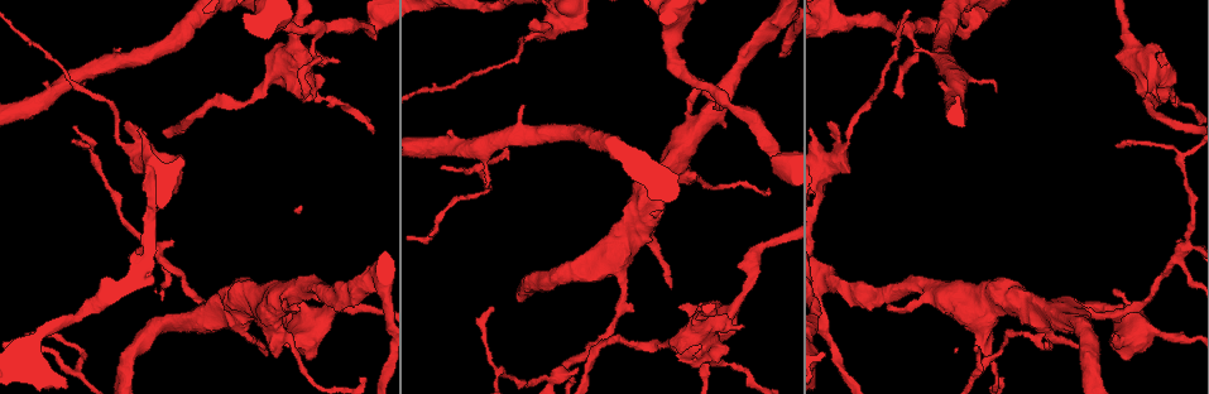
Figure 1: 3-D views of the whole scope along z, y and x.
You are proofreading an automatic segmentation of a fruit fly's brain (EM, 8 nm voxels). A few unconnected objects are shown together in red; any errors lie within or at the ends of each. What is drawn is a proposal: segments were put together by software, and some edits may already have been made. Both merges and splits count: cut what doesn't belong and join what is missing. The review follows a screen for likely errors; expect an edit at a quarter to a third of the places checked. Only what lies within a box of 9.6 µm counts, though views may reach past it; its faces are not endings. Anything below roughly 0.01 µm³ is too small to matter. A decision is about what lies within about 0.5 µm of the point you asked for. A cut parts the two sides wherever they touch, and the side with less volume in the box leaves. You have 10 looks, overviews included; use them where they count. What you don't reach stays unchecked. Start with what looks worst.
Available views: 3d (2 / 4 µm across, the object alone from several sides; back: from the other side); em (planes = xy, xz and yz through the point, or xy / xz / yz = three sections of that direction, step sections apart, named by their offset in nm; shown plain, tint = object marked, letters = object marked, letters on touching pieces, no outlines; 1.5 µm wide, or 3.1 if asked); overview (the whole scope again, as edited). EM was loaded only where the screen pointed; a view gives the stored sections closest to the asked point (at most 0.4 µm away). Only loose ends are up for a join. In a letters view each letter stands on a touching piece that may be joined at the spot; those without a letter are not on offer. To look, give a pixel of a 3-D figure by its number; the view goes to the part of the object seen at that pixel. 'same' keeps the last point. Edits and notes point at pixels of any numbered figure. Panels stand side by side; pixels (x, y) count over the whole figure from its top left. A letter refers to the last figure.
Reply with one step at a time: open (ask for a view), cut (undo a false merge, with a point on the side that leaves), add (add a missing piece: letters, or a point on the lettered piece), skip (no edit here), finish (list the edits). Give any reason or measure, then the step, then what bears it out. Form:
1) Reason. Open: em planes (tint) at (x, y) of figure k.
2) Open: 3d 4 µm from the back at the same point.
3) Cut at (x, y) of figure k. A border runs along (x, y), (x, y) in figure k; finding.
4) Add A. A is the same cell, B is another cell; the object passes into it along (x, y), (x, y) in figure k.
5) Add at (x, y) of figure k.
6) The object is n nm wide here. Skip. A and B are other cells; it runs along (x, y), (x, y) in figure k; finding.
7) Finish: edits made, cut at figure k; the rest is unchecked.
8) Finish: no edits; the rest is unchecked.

Free end. Open: em yz step 8 (letters) at (901, 98) of figure 1.

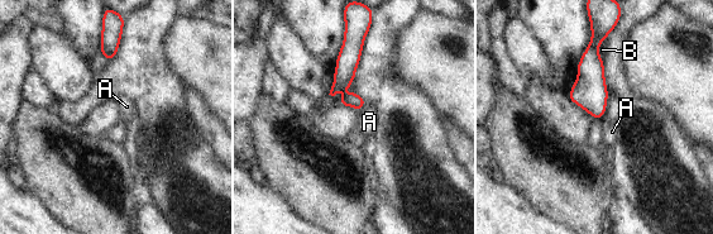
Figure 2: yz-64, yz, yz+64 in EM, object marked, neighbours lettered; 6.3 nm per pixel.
Skip. A and B are other cells; a border runs along (365, 101), (360, 111) in figure 2; none of them fits.

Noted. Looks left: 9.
Free end. Open: 3d 4 µm at (128, 122) of figure 1.

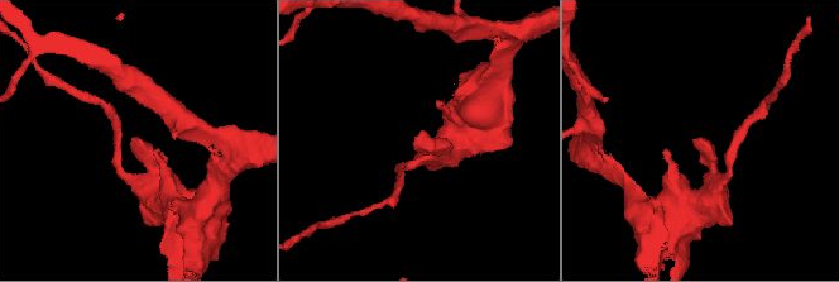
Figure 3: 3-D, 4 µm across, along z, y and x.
Open: em yz step 4 (letters) at (138, 138) of figure 3.

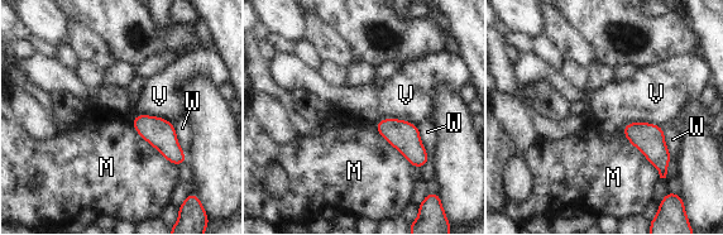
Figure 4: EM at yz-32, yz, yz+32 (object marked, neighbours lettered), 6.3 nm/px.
Open: em planes (letters) at the same point.

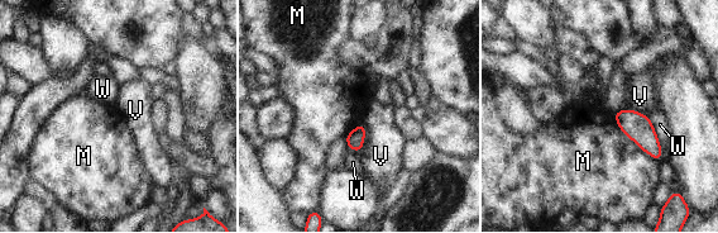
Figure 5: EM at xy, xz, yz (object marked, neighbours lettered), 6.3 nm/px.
Skip. M, V and W are other cells; none of them fits.

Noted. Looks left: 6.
An open end. Open: 3d 2 µm at (276, 356) of figure 1.

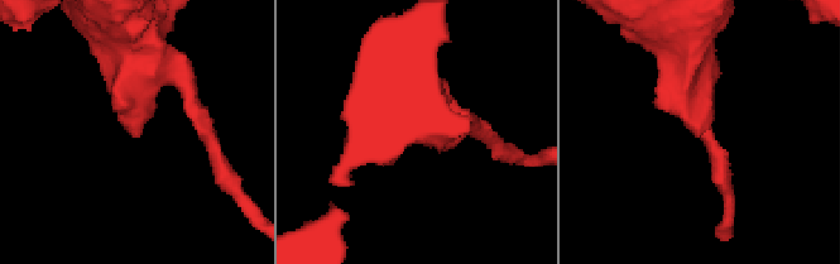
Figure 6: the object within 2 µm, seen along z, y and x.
Open: em planes (plain) at (132, 134) of figure 6.

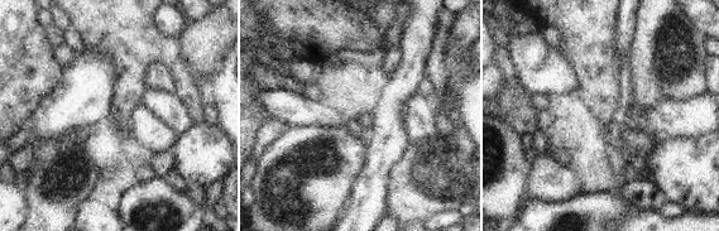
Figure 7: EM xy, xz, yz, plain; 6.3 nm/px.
Open: em planes (letters) at the same point.

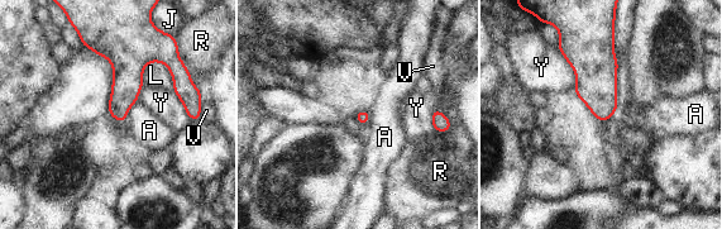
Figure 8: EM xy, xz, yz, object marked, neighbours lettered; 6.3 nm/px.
The longest contact is with Y, 320 nm. Skip. A, J, L, R, V and Y are other cells; none of them fits.

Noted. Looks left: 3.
Branch stops here. Open: em yz step 4 (letters) at (1002, 378) of figure 1.

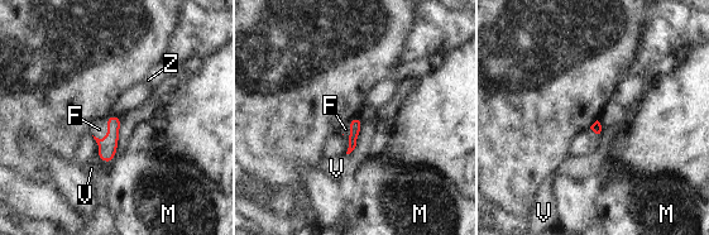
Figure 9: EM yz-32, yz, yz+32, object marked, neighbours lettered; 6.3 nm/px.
The longest contact is with V, 300 nm. Add F. F is the same cell, M, V and Z are other cells; the object passes into it along (108, 148), (108, 134), (99, 129) in figure 9; it goes on there.

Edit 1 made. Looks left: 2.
Finish: edits made, add at figure 9; the rest is unchecked.

